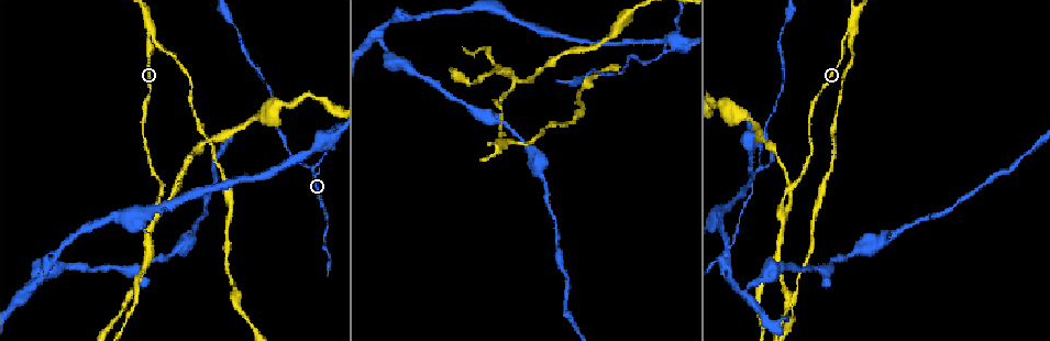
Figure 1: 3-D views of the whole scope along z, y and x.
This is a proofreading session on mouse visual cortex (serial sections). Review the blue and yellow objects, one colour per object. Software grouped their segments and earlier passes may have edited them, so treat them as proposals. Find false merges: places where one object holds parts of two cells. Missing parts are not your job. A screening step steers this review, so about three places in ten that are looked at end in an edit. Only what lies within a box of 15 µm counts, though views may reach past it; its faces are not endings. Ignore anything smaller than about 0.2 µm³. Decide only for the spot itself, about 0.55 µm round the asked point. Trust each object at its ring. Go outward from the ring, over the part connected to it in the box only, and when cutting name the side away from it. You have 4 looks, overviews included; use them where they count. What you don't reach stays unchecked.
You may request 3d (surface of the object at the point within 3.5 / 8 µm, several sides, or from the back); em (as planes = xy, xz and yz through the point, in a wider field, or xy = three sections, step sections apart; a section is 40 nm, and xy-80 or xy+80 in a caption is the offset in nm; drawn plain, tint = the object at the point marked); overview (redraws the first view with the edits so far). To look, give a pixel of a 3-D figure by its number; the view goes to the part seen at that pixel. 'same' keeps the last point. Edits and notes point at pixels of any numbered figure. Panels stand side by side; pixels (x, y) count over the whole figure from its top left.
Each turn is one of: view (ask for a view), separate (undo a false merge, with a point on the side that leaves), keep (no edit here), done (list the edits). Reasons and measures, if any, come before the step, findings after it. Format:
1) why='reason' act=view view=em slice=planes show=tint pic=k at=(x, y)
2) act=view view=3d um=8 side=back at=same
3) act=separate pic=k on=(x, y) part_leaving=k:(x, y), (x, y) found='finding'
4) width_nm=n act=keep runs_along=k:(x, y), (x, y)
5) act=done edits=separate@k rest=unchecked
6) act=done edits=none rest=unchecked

why='small branch off a trunk' act=view view=3d um=3.5 pic=1 at=(332, 144)

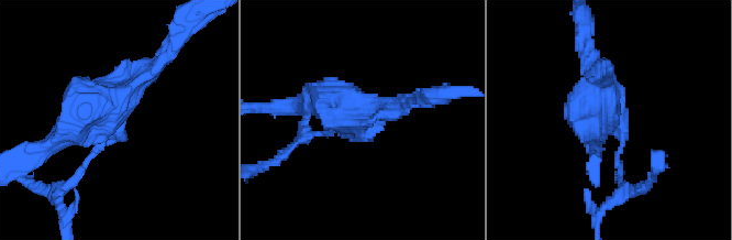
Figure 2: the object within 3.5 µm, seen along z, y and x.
arm_widths_nm=100,250,450 act=separate pic=2 on=(394, 107) part_leaving=2:(359, 126), (332, 104), (272, 106) found='a second cell is stuck on'

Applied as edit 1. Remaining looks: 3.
why='redraw' act=view view=overview

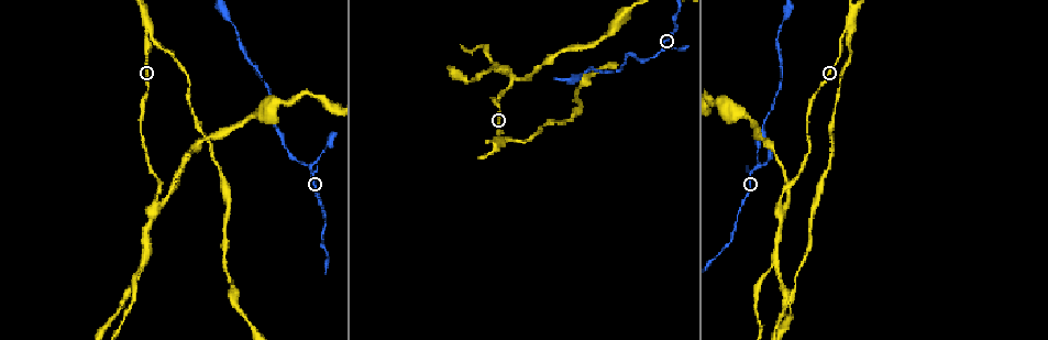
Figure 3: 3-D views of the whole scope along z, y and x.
why='abrupt turn' act=view view=3d um=8 side=back pic=3 at=(500, 139)

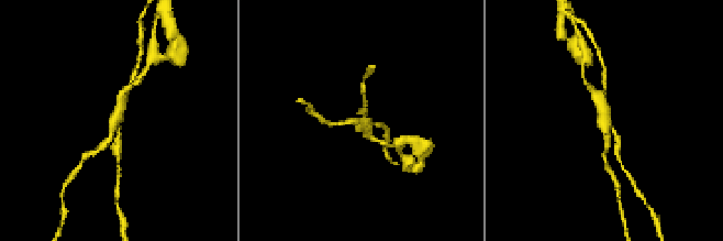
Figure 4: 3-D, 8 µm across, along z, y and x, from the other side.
arms=3 arm_widths_nm=150,200,300 why='shape alone is not enough' act=view view=em slice=xy step=5 show=tint pic=4 at=(115, 122)

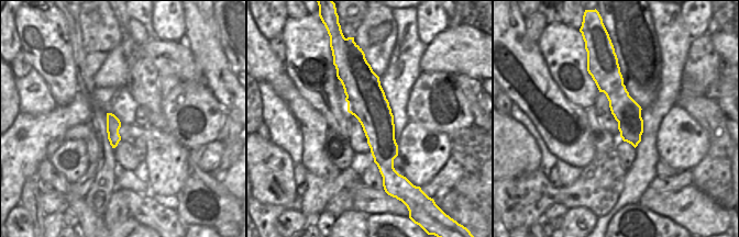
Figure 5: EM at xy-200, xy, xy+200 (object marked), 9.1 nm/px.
width_nm=360 act=separate pic=4 on=(102, 145) part_leaving=4:(117, 122), (110, 138), (87, 156) found='two cells meet here'

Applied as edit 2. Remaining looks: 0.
act=done edits=separate@2,separate@4 rest=unchecked

